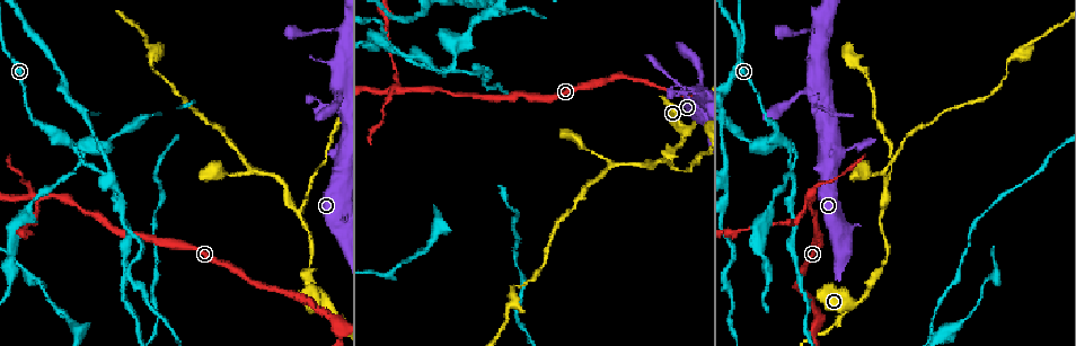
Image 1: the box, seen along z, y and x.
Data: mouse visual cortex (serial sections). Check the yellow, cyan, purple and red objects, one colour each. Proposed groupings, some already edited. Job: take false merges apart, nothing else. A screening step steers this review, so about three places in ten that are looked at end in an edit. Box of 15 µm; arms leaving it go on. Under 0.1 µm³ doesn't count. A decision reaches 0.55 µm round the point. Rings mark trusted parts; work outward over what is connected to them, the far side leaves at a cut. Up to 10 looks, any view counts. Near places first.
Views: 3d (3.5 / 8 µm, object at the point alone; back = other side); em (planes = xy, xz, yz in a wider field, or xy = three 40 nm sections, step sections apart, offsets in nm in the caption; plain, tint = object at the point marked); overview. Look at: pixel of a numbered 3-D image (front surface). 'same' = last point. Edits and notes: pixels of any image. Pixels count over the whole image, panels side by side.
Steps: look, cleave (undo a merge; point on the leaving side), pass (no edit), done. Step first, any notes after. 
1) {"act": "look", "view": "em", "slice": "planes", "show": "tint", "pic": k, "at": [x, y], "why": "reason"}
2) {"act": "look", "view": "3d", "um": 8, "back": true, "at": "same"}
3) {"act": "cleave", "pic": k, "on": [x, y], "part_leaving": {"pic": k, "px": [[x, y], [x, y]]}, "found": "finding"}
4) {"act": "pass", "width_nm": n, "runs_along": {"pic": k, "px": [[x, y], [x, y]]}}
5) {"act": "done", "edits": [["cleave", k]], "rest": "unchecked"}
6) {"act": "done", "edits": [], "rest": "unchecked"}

{"act": "look", "view": "3d", "um": 3.5, "pic": 1, "at": [326, 30], "why": "abrupt turn"}

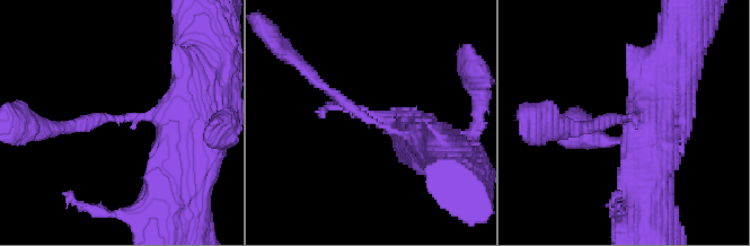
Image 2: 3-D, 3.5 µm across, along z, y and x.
{"act": "look", "view": "em", "slice": "xy", "step": 1, "show": "plain", "pic": 2, "at": [371, 122], "why": "now the EM"}

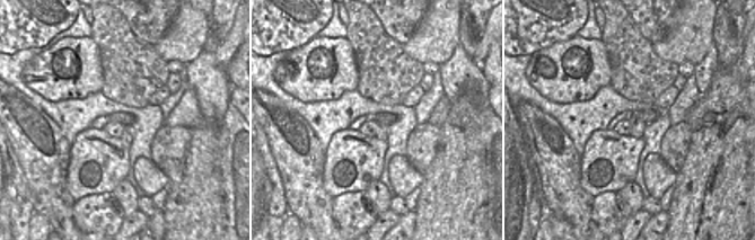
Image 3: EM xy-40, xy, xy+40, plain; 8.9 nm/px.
{"act": "look", "view": "em", "slice": "xy", "step": 1, "show": "tint", "at": "same"}

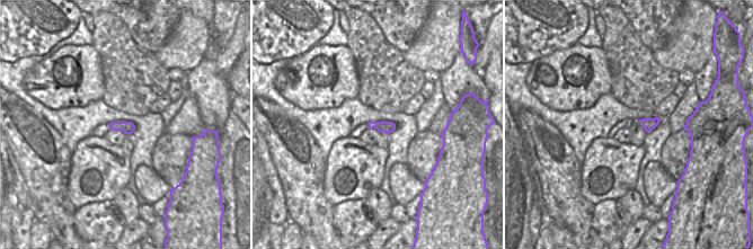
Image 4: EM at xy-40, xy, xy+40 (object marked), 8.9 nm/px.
{"act": "pass", "runs_along": {"pic": 2, "px": [[425, 141], [373, 123], [315, 77]]}, "found": "all the same cell"}

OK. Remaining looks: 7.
{"act": "look", "view": "3d", "um": 8, "pic": 1, "at": [39, 197], "why": "branch point"}

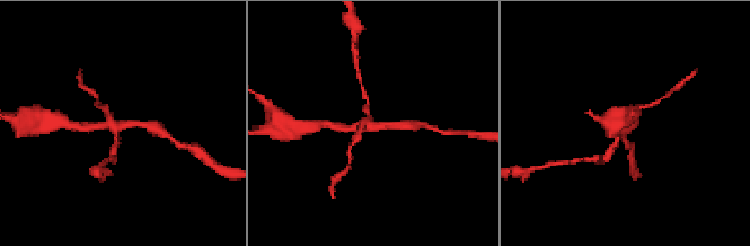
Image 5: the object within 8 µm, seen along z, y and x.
{"act": "look", "view": "3d", "um": 3.5, "pic": 5, "at": [123, 128], "why": "zoom in"}

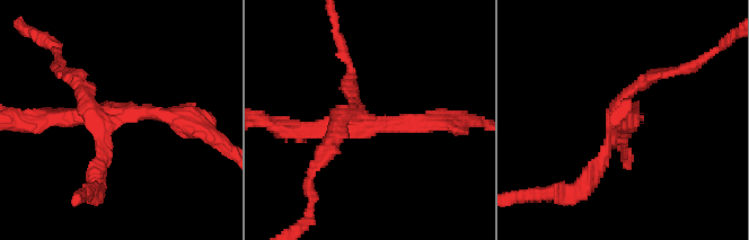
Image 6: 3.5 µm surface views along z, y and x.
{"act": "look", "view": "em", "slice": "planes", "show": "tint", "pic": 6, "at": [116, 119], "why": "need the tissue"}

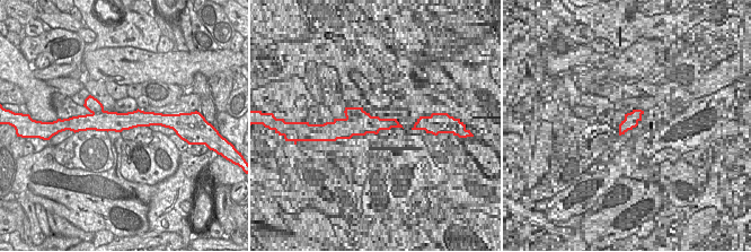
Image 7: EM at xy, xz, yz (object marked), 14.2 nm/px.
{"act": "cleave", "pic": 6, "on": [328, 143], "part_leaving": {"pic": 6, "px": [[357, 112], [342, 43]]}, "found": "two cells meet here"}

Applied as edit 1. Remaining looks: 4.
{"act": "look", "view": "3d", "um": 3.5, "pic": 1, "at": [792, 148], "why": "sharp bend"}

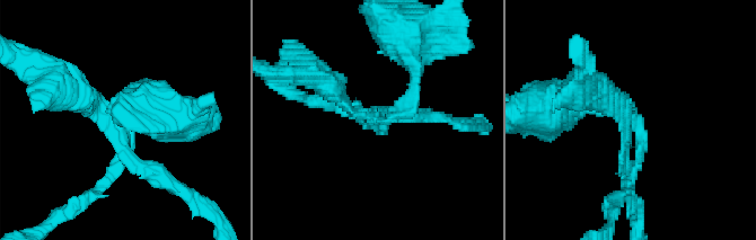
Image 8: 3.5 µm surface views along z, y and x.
{"act": "look", "view": "em", "slice": "xy", "step": 5, "show": "tint", "pic": 8, "at": [377, 117]}

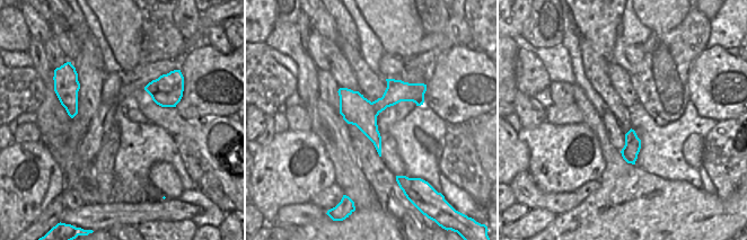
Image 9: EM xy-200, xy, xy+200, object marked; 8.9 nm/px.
{"act": "cleave", "pic": 8, "on": [115, 168], "arms": 4, "border": {"pic": 9, "px": [[371, 103], [376, 117]]}, "found": "a second cell is stuck on"}

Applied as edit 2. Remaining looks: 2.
{"act": "done", "edits": [["cleave", 6], ["cleave", 8]], "rest": "unchecked"}

